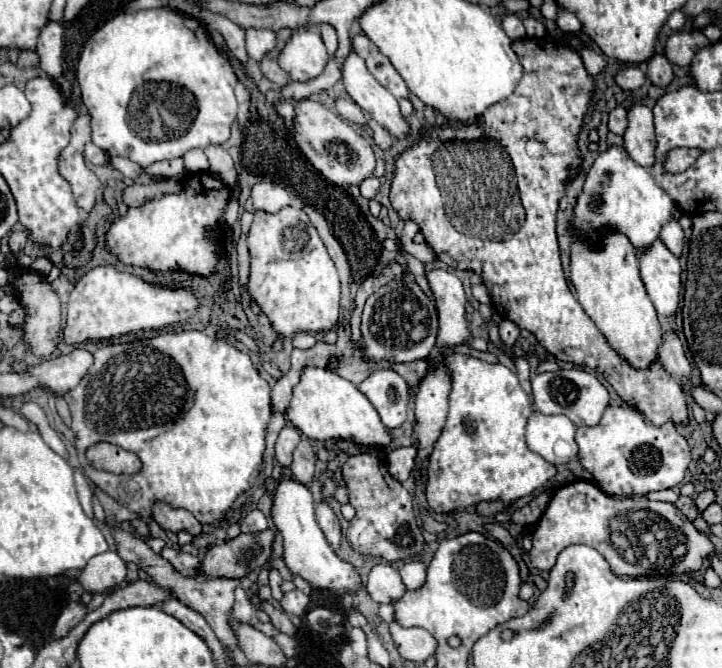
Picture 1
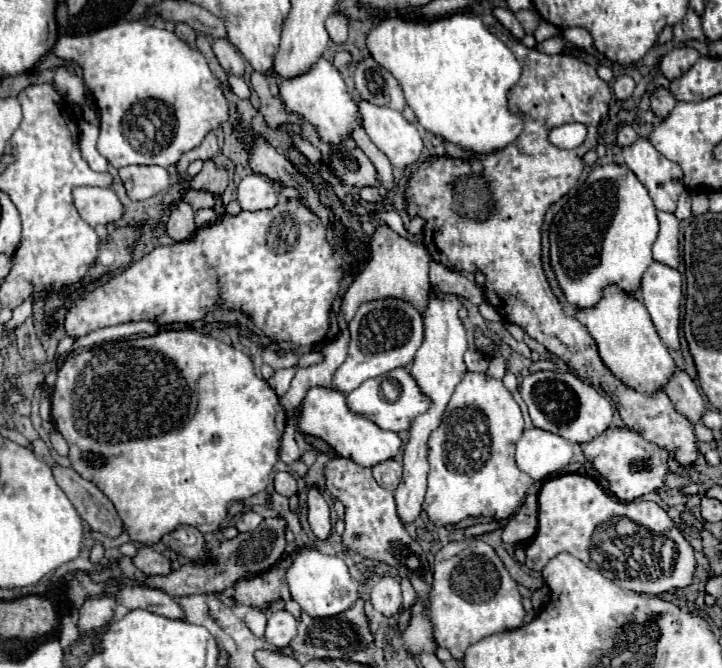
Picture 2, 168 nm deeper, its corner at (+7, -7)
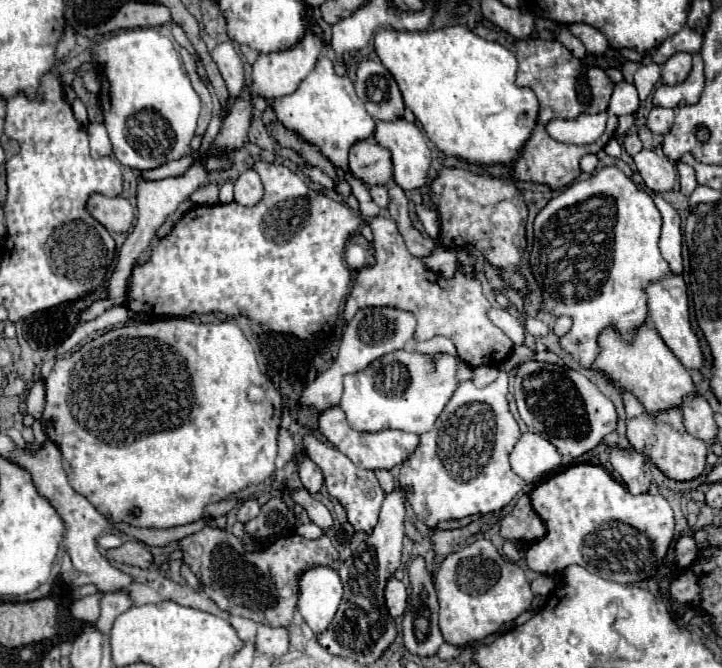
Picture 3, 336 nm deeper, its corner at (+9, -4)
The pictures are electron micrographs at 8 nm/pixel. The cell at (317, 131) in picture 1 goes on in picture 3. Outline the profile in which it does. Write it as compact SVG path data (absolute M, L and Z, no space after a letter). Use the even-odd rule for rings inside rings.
M372 139L358 141L350 149L348 167L352 175L366 185L388 185L392 181L390 153Z

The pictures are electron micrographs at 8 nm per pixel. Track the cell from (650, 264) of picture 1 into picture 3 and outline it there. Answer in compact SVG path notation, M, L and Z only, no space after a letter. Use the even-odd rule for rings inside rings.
M668 273L664 279L650 283L646 289L646 295L648 295L648 319L652 321L652 325L656 327L656 331L660 333L664 343L668 345L668 349L682 361L684 367L700 369L702 367L702 351L700 351L698 337L690 329L688 293L686 293L684 279L680 275Z

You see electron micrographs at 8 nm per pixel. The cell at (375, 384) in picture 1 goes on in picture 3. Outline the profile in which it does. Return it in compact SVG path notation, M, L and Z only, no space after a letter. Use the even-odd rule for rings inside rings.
M394 351L380 357L370 369L344 377L344 395L340 407L352 429L382 431L402 429L408 433L426 433L434 427L438 413L458 387L456 381L458 359L450 355L422 355L408 351Z

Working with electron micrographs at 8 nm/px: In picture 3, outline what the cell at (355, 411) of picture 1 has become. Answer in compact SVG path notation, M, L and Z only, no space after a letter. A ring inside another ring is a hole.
M334 405L326 411L320 413L320 433L332 443L340 453L344 453L354 465L360 465L362 469L392 469L394 465L406 461L410 453L418 445L418 435L406 433L406 431L394 431L394 429L384 429L378 433L366 433L366 431L356 431L348 425L346 415L342 413L342 407Z

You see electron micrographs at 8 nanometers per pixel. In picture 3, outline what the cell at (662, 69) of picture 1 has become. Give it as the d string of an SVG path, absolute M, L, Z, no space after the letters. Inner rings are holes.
M652 107L648 121L646 121L648 129L658 135L668 133L672 123L674 123L674 109L666 109L666 107Z

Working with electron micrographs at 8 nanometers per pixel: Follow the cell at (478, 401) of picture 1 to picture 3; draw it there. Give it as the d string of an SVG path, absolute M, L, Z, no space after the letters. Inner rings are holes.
M500 373L494 383L482 389L472 381L460 383L434 429L420 435L416 451L404 461L398 483L412 487L408 503L428 527L436 527L440 521L500 511L522 491L524 481L508 463L508 455L520 439L520 429L510 413L506 393L506 373Z

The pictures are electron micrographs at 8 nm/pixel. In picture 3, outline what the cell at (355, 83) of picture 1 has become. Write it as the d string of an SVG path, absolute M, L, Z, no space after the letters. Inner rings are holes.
M406 119L376 121L374 139L380 147L390 151L394 165L394 183L398 183L402 189L420 189L422 185L426 185L426 171L430 167L430 149L424 141L424 135L414 123L408 123Z

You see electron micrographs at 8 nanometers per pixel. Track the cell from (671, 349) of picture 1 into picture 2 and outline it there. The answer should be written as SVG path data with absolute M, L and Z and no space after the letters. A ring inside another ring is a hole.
M676 372L674 378L668 382L668 386L664 388L664 392L668 394L668 398L672 400L672 404L676 406L676 410L686 416L692 424L698 424L706 412L706 404L696 388L696 384L692 382L692 378L686 372Z

